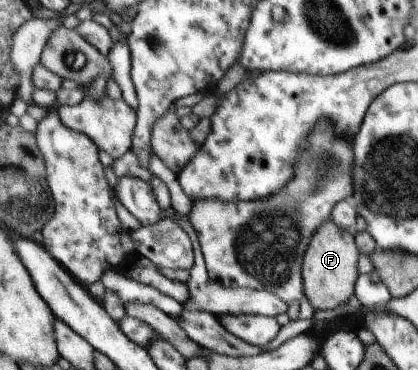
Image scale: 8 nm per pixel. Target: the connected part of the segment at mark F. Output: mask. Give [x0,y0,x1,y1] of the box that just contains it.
[302,219,358,311]

